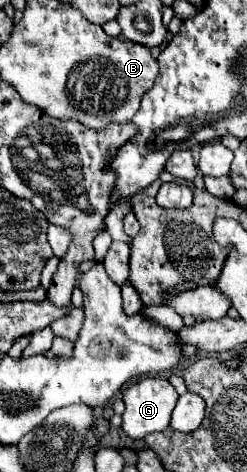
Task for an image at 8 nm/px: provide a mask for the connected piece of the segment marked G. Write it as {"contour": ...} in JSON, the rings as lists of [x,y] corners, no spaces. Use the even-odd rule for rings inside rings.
{"contour":[[[156,375],[156,377],[144,377],[140,379],[138,383],[130,385],[126,391],[124,391],[124,403],[126,403],[126,411],[122,415],[124,423],[122,423],[122,429],[128,437],[132,439],[142,439],[146,437],[148,433],[156,433],[156,431],[164,431],[170,427],[170,417],[172,417],[172,411],[174,411],[174,405],[176,405],[176,399],[178,399],[178,393],[176,389],[170,385],[168,377],[164,375]]]}

